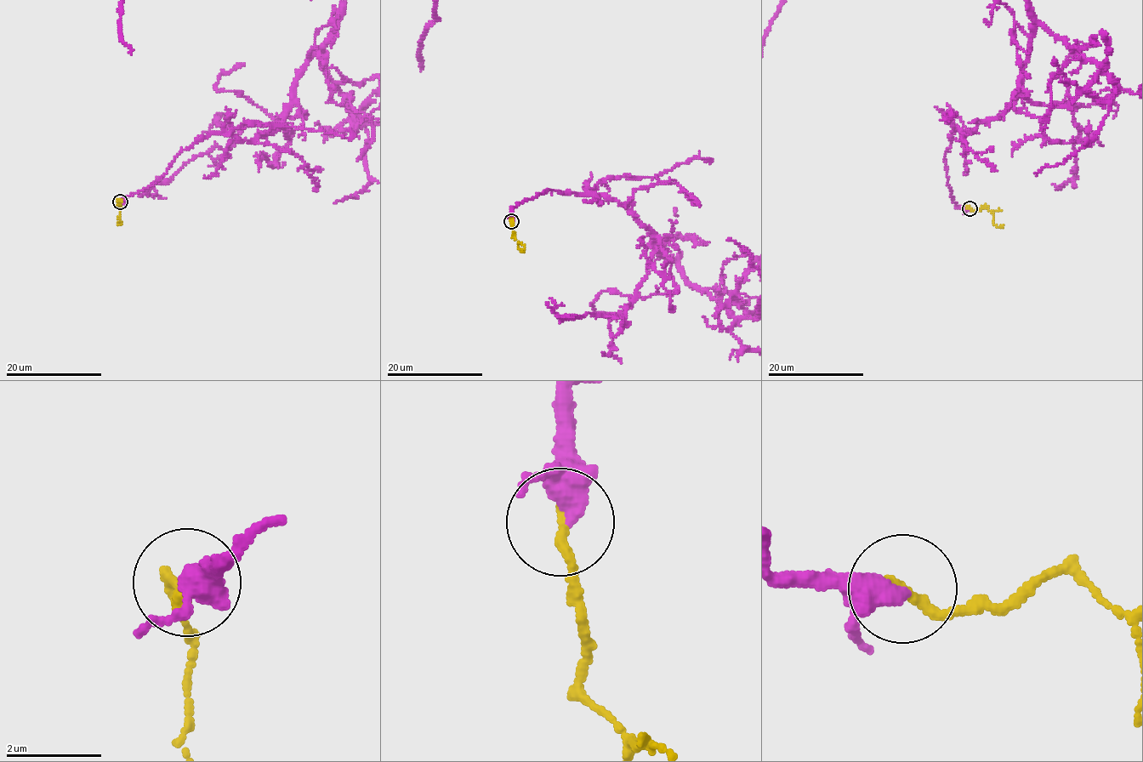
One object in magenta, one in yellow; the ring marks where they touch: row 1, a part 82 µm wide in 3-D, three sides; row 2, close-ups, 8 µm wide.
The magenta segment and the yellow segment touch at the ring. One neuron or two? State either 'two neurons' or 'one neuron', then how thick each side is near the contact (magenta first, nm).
one neuron; 340 nm thick on the magenta side, 240 nm on the other

